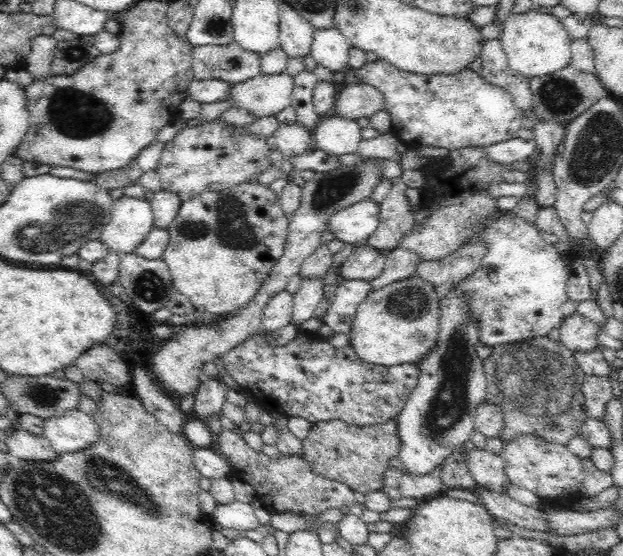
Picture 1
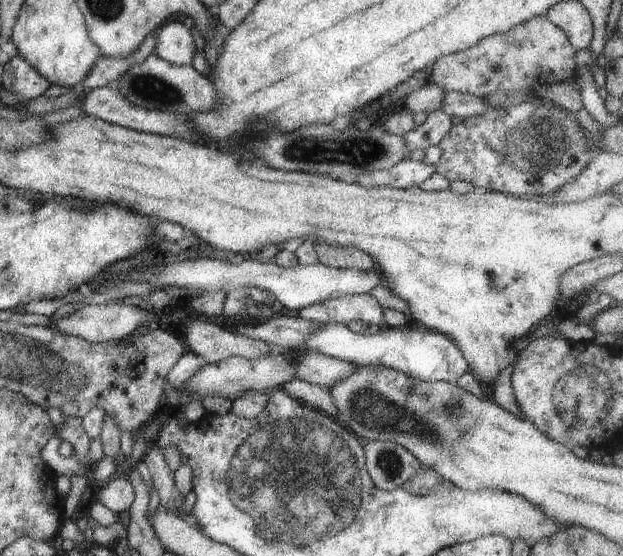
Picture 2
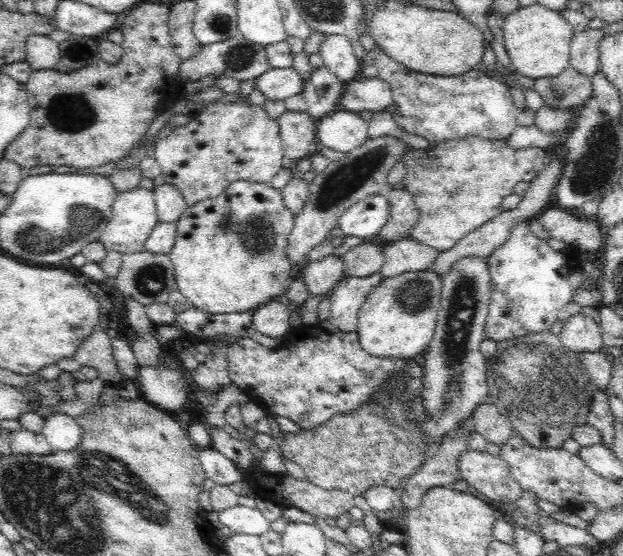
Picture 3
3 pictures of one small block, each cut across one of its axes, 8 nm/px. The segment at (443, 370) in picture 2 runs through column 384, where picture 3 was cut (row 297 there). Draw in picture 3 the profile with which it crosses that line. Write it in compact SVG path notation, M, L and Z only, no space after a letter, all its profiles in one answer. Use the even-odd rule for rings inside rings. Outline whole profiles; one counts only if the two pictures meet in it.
M380 271L365 277L342 277L326 295L330 301L327 322L342 332L357 332L360 308L382 279Z

